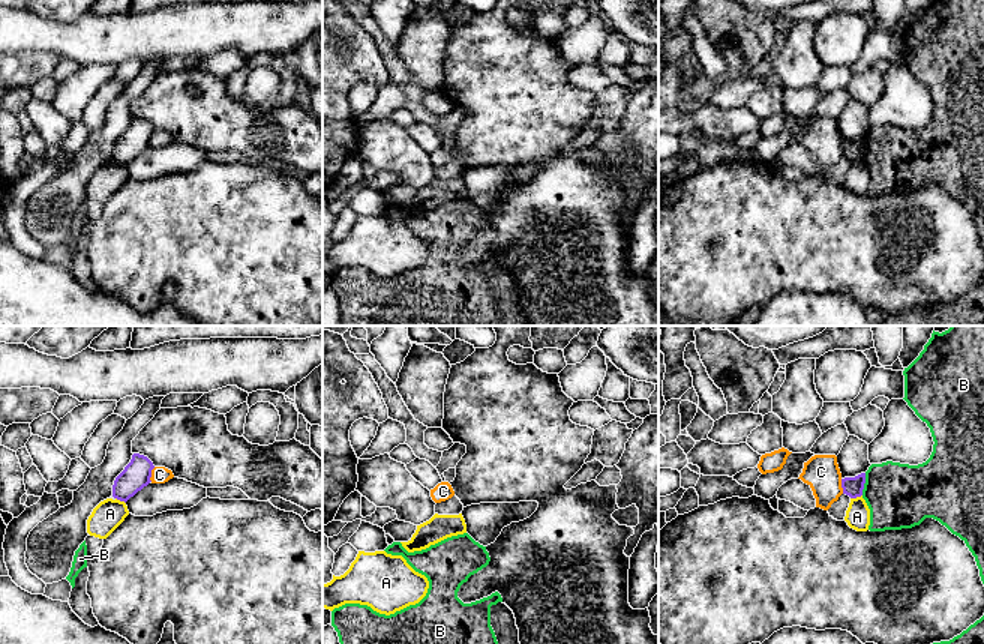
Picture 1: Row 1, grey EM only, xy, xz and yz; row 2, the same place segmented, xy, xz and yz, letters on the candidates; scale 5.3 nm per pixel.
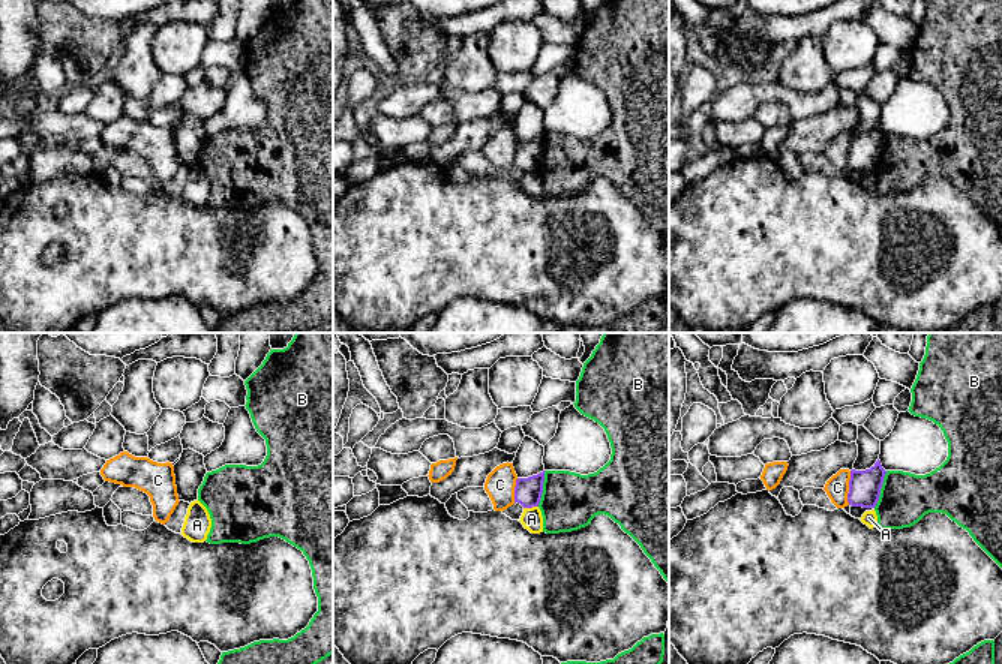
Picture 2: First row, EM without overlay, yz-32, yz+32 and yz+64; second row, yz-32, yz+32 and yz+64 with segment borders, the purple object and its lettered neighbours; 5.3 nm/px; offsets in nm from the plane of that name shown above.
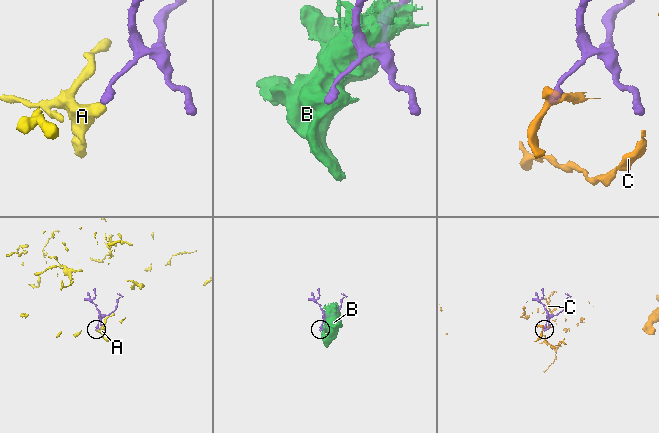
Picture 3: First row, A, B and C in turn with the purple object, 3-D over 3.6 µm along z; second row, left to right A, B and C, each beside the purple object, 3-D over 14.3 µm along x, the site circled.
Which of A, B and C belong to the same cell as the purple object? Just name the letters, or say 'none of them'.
none of them

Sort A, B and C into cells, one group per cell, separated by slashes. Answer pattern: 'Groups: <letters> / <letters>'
Groups: A / B / C

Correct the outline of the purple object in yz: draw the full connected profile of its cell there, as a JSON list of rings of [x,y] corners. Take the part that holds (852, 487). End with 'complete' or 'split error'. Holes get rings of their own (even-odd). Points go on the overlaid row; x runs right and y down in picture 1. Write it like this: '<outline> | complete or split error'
[[[861,473],[855,477],[844,477],[842,479],[843,494],[849,495],[850,498],[861,497],[864,483],[866,483],[866,473]]] | complete

